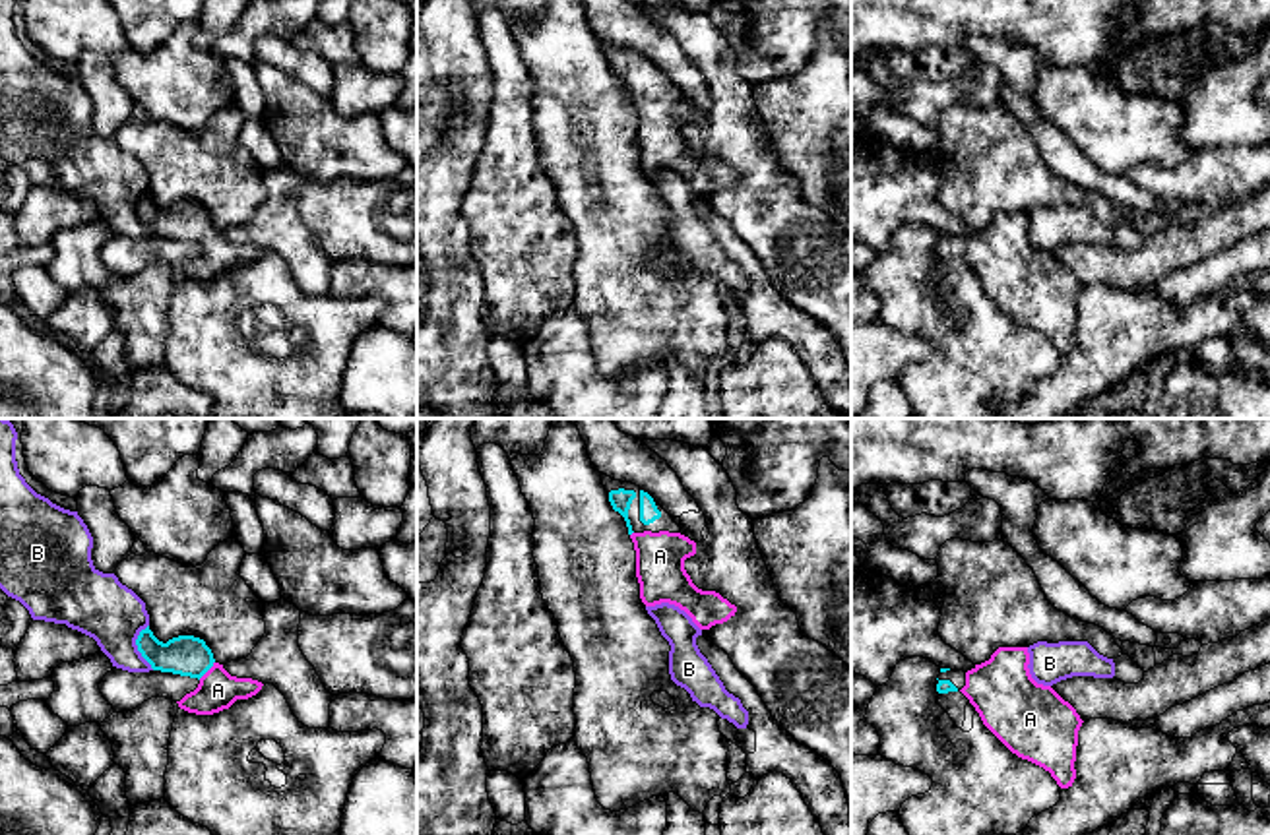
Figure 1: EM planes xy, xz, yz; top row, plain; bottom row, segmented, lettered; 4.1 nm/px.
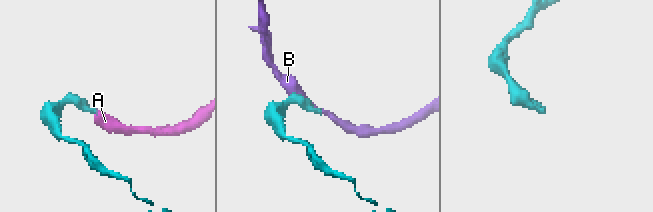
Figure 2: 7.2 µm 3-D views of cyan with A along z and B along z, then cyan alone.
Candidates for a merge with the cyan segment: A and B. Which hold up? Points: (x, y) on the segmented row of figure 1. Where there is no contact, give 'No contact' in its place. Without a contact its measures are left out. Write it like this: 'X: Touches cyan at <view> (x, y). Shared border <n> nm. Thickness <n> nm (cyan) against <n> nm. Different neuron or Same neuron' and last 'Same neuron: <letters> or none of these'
A: Touches cyan at xy (206, 671). Shared border 100 nm. Thickness 170 nm (cyan) against 170 nm. Same neuron
B: Touches cyan at xy (138, 648). Shared border 190 nm. Thickness 170 nm (cyan) against 260 nm. Different neuron
Same neuron: A

